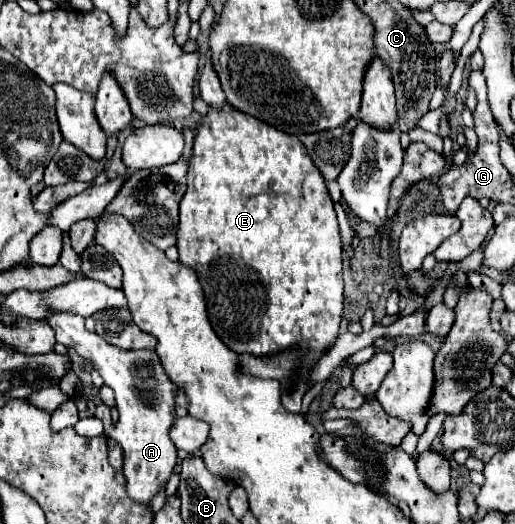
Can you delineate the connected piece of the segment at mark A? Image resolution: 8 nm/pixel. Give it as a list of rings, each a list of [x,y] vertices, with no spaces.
[[[49,311],[47,319],[43,319],[43,321],[47,321],[47,325],[55,331],[57,343],[75,349],[83,359],[91,361],[91,365],[105,379],[105,385],[113,389],[115,401],[117,401],[117,411],[119,411],[117,425],[112,422],[111,411],[104,404],[97,405],[95,417],[103,422],[105,435],[115,439],[121,445],[121,449],[123,449],[123,475],[125,475],[125,483],[127,483],[125,489],[127,489],[129,499],[135,501],[135,503],[151,505],[153,497],[169,481],[169,477],[173,473],[173,467],[177,463],[177,449],[175,449],[173,441],[169,439],[169,429],[171,429],[171,423],[175,419],[175,401],[173,401],[173,397],[175,397],[175,393],[179,389],[169,381],[169,377],[165,375],[165,371],[163,371],[163,367],[159,363],[159,357],[153,351],[125,351],[125,349],[113,347],[113,345],[105,343],[97,333],[87,331],[83,327],[85,319],[79,317],[79,315],[67,315],[67,313]]]

